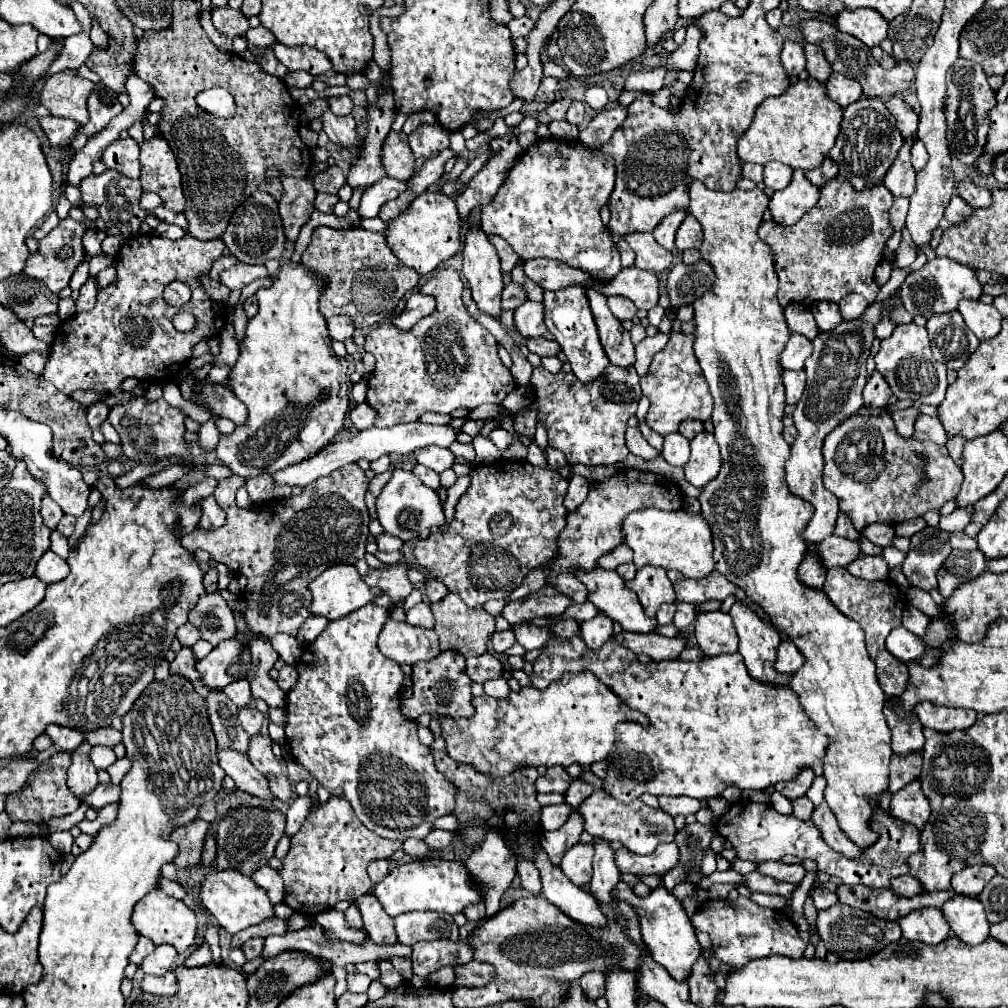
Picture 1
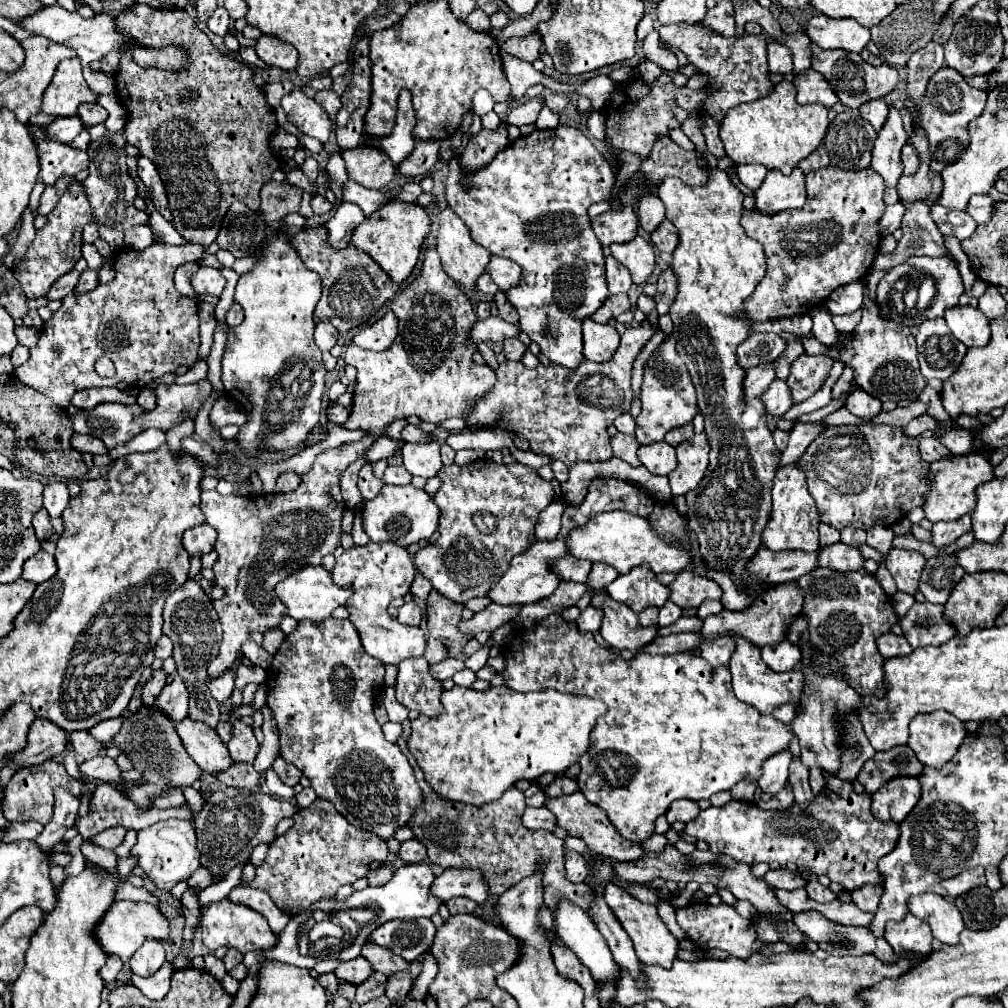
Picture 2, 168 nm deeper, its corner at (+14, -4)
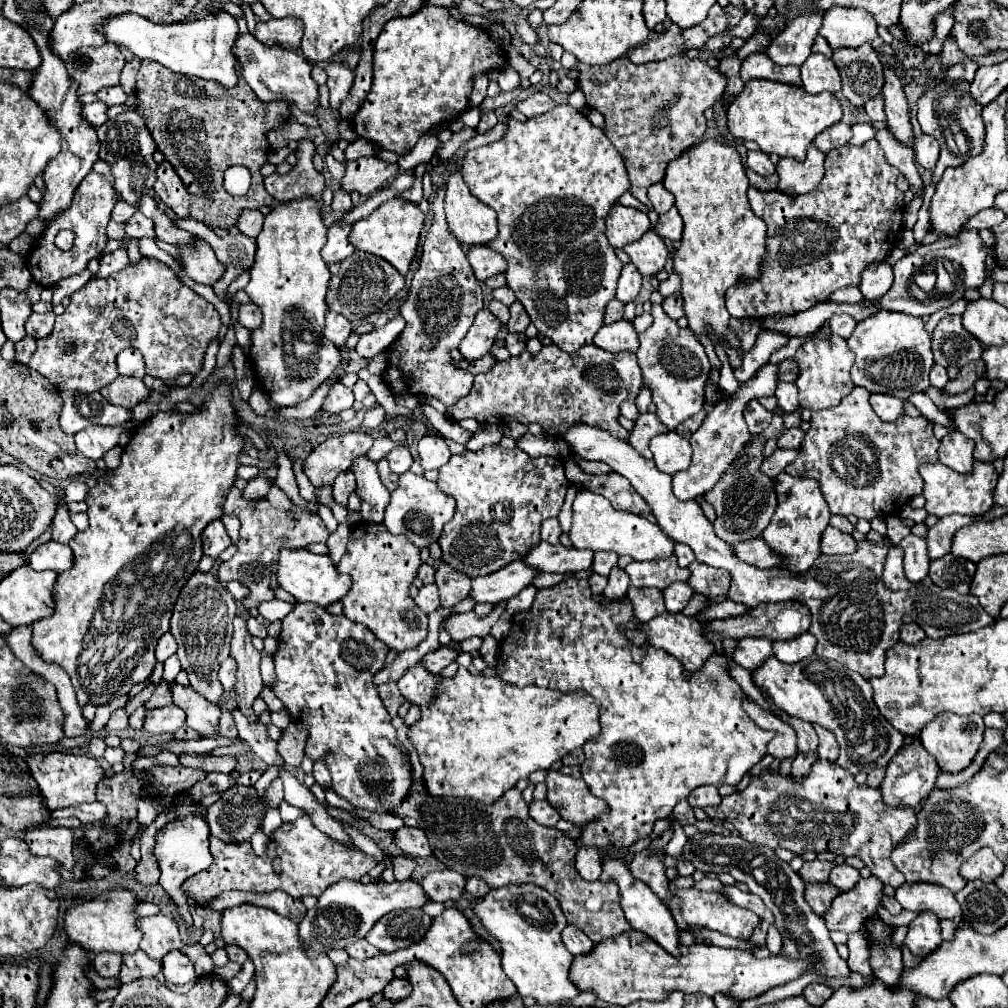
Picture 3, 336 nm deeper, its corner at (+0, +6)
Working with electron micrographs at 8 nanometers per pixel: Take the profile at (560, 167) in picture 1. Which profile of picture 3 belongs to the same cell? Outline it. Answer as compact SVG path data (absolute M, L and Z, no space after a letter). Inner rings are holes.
M558 105L544 115L528 119L526 123L518 123L512 119L506 135L500 141L472 149L466 153L460 173L466 181L466 185L470 187L470 193L474 193L474 197L478 201L492 207L498 213L498 237L488 247L492 247L494 251L508 257L508 269L506 269L508 287L516 293L516 299L524 305L526 313L530 315L530 319L536 325L536 329L540 331L540 335L552 339L566 353L576 353L580 347L592 343L594 333L604 325L604 309L606 309L608 301L616 295L616 283L618 283L620 269L622 269L622 261L616 257L614 247L608 243L608 237L604 233L604 219L606 219L610 207L618 201L618 197L630 189L630 179L628 179L624 161L622 161L622 157L618 157L618 151L614 149L614 145L610 145L610 139L604 135L604 131L594 127L578 109L574 109L570 105Z

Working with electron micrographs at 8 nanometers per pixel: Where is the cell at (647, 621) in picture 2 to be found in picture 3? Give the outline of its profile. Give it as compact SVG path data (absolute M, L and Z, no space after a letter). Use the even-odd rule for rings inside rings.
M630 587L628 599L634 607L636 619L640 619L642 623L646 623L646 621L650 621L656 615L662 615L666 611L664 595L658 589L634 589L634 587Z

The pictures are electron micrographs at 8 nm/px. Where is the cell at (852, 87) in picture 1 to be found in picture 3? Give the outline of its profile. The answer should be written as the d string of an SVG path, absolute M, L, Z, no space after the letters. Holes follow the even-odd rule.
M810 55L800 69L802 69L802 87L808 93L822 93L822 91L838 93L842 89L838 69L834 61L828 57Z

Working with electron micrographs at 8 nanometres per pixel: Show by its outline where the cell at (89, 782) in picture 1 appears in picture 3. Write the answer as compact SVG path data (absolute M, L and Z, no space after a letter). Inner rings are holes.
M38 827L30 829L24 835L24 841L30 845L30 851L42 857L56 857L62 861L64 869L72 871L74 857L74 829L72 827Z

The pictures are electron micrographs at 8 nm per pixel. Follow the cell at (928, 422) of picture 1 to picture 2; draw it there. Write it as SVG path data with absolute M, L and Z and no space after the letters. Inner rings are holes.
M930 437L930 439L920 439L920 455L926 463L934 463L940 461L944 457L952 457L950 449L946 449L938 439Z

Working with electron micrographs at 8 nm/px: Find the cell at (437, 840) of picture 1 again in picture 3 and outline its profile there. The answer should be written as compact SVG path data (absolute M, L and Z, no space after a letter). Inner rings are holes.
M402 827L396 831L396 845L410 857L428 857L432 849L428 845L426 833L416 827Z

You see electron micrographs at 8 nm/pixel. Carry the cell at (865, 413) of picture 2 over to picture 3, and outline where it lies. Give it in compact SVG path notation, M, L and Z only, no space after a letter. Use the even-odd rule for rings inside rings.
M872 393L870 395L870 405L874 413L882 421L894 421L898 415L902 415L902 405L904 401L894 397L894 395L884 395L884 393Z

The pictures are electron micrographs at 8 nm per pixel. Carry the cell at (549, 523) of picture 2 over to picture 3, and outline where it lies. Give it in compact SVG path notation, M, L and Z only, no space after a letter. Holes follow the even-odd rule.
M550 517L542 523L542 541L556 545L558 539L560 539L560 533L562 533L562 529L560 529L560 523L558 523L558 517Z

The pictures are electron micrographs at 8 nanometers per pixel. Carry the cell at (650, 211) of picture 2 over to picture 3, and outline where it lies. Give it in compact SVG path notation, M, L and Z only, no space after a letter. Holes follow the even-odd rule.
M654 183L654 185L648 189L648 199L650 199L652 209L654 209L658 215L670 211L670 207L674 205L674 195L672 195L662 183Z

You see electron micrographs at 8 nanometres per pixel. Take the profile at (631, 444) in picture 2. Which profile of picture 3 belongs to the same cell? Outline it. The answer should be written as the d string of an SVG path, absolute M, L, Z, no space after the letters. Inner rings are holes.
M644 413L644 415L640 415L640 417L636 419L636 425L634 425L632 433L630 433L628 443L630 443L644 459L652 459L652 453L650 453L650 449L648 449L648 441L650 441L652 437L664 433L664 431L668 431L668 429L658 421L658 417L656 417L654 413Z

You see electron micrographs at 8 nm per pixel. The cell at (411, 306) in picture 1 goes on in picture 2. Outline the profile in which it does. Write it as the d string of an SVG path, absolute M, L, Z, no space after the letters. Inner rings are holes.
M388 311L382 319L378 319L374 325L366 327L364 331L356 333L352 343L362 347L362 349L370 349L370 351L384 351L388 345L392 345L392 341L398 335L398 319L392 311Z

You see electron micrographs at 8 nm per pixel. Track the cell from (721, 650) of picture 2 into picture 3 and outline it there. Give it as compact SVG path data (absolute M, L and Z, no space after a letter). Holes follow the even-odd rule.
M742 637L736 643L732 659L740 667L752 671L752 669L756 669L760 665L760 661L764 661L770 655L774 655L772 653L772 641L758 639L758 637Z

